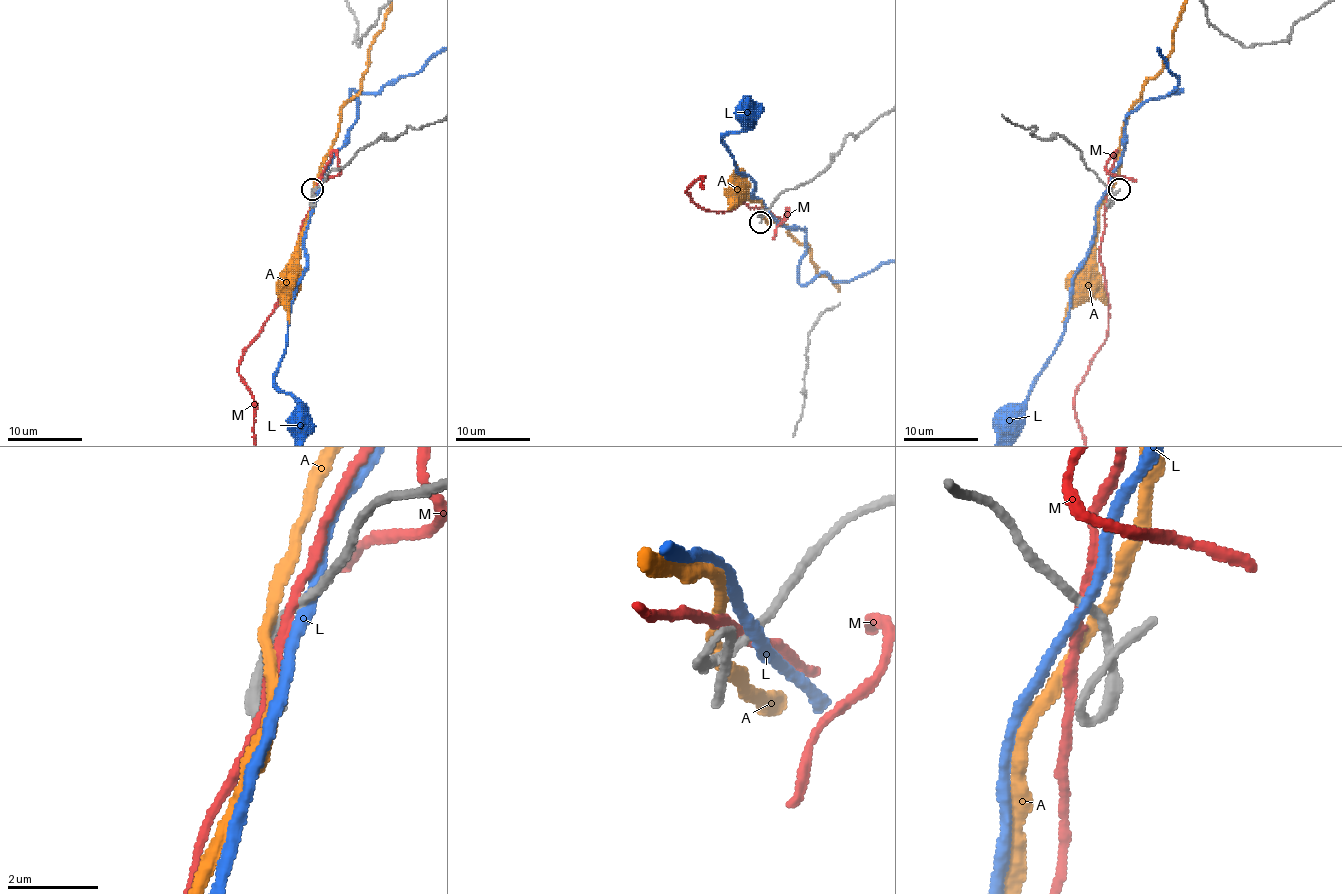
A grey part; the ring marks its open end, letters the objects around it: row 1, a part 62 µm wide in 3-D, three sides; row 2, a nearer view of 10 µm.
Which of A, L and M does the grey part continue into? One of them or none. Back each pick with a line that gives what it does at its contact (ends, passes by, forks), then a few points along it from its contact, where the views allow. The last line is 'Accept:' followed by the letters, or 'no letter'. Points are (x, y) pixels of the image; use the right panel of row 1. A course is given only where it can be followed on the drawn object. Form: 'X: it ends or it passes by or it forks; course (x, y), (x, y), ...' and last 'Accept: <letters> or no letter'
Accept: no letter

